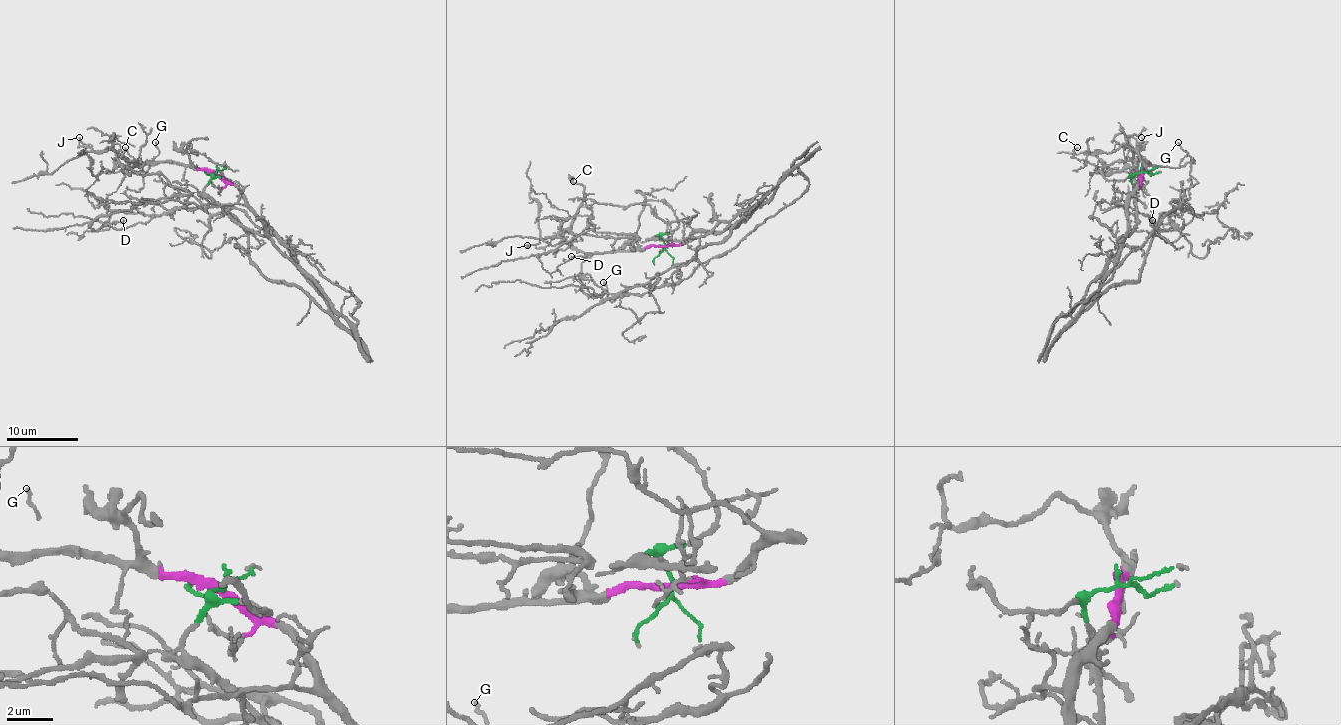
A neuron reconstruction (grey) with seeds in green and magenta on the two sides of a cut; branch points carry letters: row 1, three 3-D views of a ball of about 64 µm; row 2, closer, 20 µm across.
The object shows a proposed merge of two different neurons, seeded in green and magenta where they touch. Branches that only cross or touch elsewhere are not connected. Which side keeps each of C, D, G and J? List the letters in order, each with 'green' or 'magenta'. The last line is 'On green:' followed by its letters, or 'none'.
C: magenta
D: green
G: magenta
J: magenta
On green: D

